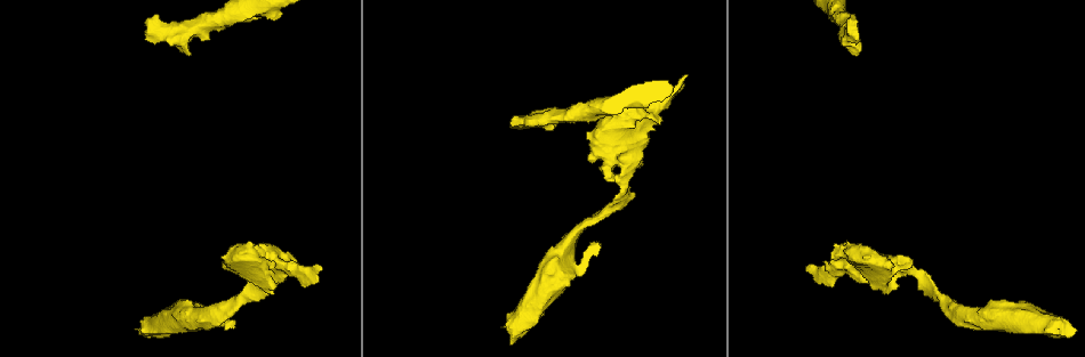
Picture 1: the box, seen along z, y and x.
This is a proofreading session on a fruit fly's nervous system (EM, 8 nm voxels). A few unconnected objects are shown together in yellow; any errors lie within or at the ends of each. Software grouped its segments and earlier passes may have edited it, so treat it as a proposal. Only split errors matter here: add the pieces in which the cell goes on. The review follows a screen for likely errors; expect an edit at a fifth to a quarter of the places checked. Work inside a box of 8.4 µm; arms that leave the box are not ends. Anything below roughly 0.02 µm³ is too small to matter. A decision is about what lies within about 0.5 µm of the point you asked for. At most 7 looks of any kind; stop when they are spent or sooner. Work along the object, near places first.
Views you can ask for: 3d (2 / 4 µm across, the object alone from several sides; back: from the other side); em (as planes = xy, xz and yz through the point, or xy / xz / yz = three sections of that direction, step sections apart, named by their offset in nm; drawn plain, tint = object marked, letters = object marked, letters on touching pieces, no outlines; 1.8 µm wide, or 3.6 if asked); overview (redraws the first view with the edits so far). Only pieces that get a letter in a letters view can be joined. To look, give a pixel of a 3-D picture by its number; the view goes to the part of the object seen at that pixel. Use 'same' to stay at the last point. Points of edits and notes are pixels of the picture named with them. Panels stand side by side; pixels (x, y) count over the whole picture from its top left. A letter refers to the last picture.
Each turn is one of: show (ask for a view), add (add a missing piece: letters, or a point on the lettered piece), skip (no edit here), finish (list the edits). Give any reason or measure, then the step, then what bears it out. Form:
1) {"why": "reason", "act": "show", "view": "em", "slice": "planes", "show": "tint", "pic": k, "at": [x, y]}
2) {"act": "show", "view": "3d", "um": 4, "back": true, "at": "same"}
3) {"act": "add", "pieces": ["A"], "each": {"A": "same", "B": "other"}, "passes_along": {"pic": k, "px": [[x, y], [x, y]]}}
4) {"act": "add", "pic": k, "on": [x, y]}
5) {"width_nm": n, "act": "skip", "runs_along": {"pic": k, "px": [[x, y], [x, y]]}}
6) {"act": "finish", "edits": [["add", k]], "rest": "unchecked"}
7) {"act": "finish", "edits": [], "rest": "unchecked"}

{"why": "free end", "act": "show", "view": "em", "slice": "planes", "show": "tint", "pic": 1, "at": [905, 255]}

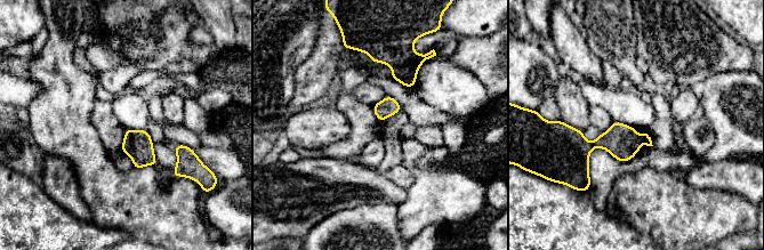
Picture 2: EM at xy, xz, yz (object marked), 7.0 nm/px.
{"why": "what lies round it", "act": "show", "view": "em", "slice": "planes", "show": "letters", "at": "same"}

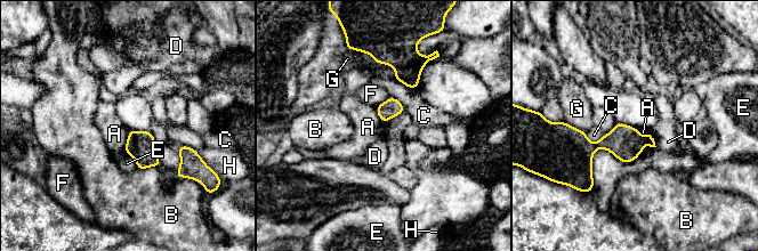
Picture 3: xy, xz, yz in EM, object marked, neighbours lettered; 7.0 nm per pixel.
{"longest_contact_nm": ["E", 550], "act": "skip", "each": {"A": "other", "B": "other", "C": "other", "D": "other", "E": "other", "F": "other", "G": "other", "H": "other"}, "found": "none of them fits"}

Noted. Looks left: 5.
{"why": "an open end", "act": "show", "view": "3d", "um": 2, "pic": 1, "at": [153, 16]}

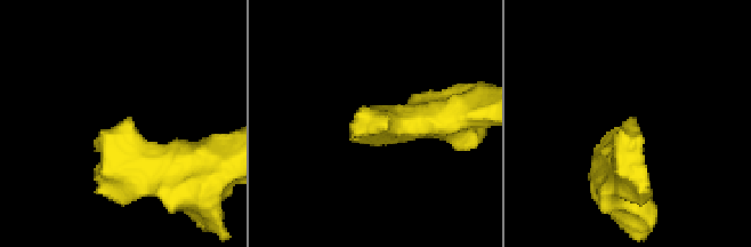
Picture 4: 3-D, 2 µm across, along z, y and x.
{"why": "shape alone is not enough", "act": "show", "view": "em", "slice": "xz", "step": 16, "show": "letters", "pic": 4, "at": [369, 129]}

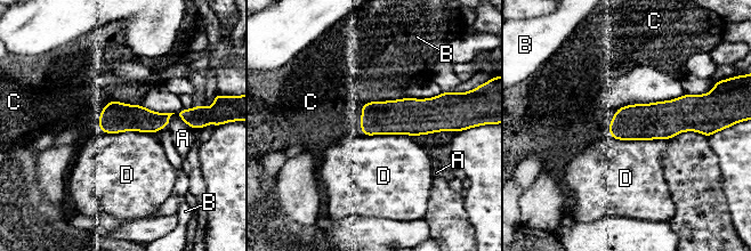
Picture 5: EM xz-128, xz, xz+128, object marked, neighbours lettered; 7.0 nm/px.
{"width_nm": 220, "act": "add", "pieces": ["C"], "each": {"A": "other", "B": "other", "C": "same", "D": "other"}, "passes_along": {"pic": 5, "px": [[412, 116], [384, 102], [369, 70]]}, "found": "the cell continues"}

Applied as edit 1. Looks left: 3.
{"why": "thick turns thin", "act": "show", "view": "em", "slice": "planes", "show": "letters", "pic": 1, "at": [1056, 327]}

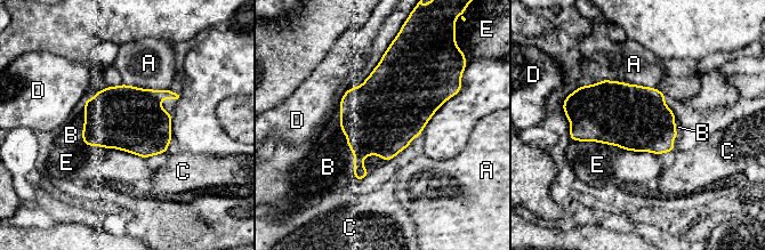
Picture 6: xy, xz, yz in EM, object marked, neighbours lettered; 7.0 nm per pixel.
{"act": "add", "pieces": ["B"], "each": {"A": "other", "B": "same", "C": "other", "D": "other", "E": "other"}, "found": "it goes on there"}

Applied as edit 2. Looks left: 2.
{"act": "finish", "edits": [["add", 5], ["add", 6]], "rest": "unchecked"}

